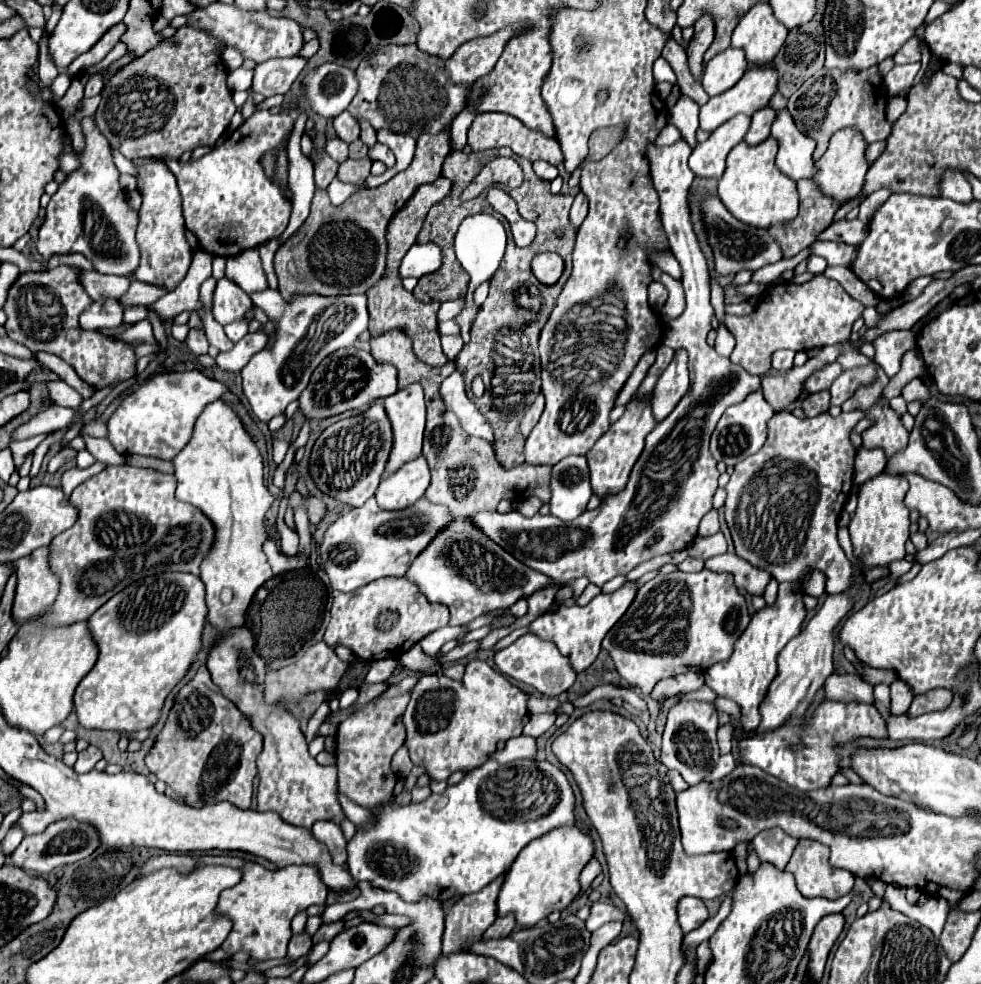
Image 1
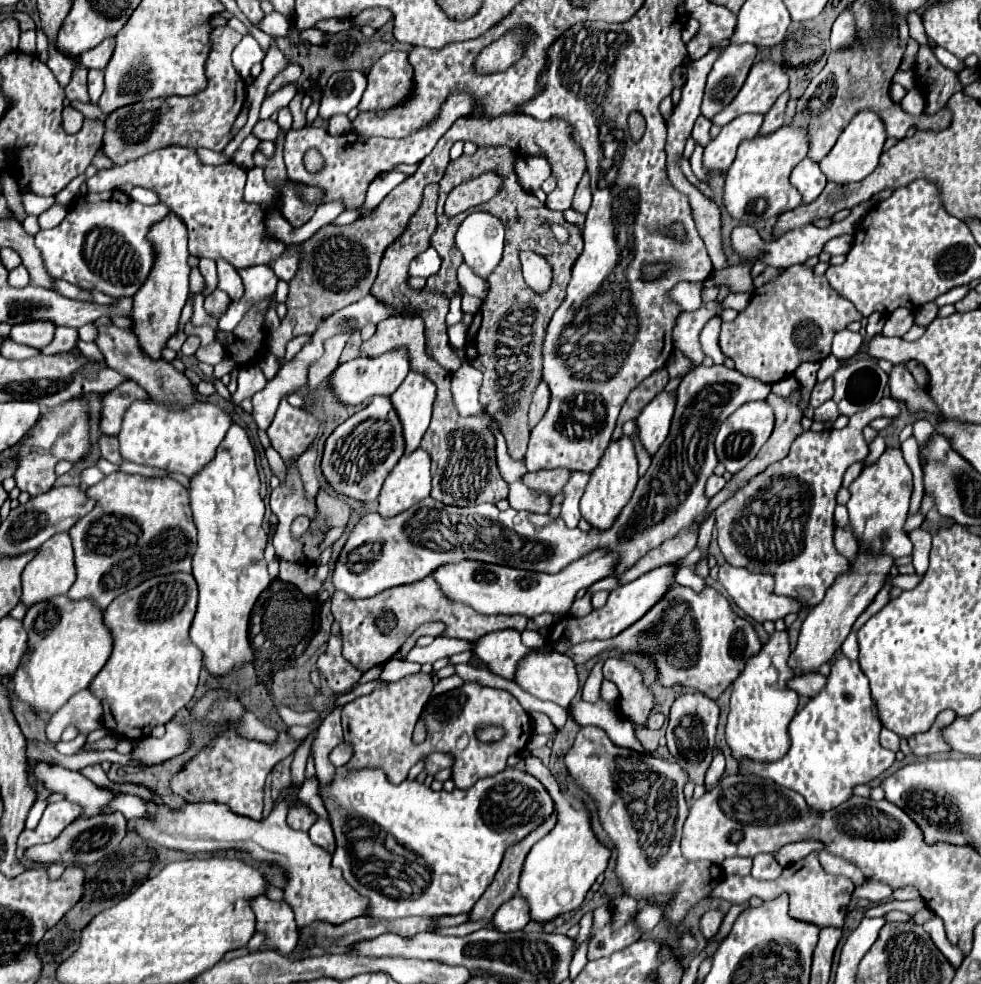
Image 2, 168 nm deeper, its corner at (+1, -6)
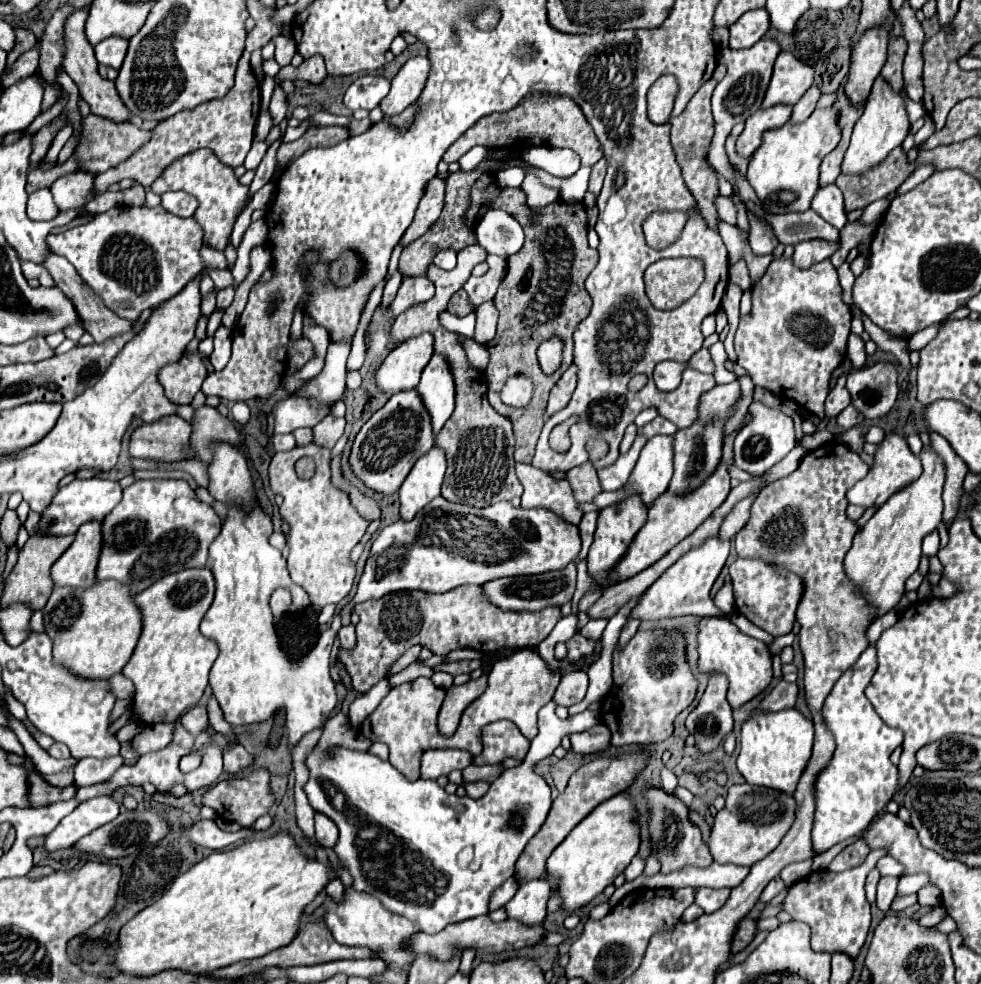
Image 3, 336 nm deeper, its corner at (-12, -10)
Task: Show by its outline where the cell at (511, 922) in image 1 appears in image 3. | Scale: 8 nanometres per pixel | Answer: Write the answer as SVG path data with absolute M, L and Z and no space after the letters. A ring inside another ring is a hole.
M528 880L520 884L516 896L506 904L508 918L528 926L538 926L546 918L546 902L550 898L550 884L546 880Z

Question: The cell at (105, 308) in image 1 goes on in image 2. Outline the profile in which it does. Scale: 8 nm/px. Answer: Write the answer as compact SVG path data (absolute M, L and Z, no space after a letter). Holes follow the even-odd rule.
M57 328L55 332L55 340L41 348L43 354L57 354L57 352L67 352L67 350L73 350L79 342L79 332L75 328Z

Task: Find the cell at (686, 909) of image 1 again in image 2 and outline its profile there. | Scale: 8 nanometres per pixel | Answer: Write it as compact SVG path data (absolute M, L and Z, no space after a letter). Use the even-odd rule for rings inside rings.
M717 910L705 912L705 914L701 916L701 920L699 920L699 930L701 930L701 934L703 934L707 940L709 940L711 936L715 936L715 932L719 930L721 920L723 920L723 914L721 914L721 912L717 912Z

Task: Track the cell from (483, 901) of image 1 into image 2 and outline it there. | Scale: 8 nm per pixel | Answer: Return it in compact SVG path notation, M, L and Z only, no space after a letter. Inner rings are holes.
M551 816L551 820L547 820L547 824L543 824L543 828L537 828L535 832L531 832L531 836L527 836L527 840L521 840L519 844L515 844L515 848L507 850L507 856L503 858L503 864L501 864L495 880L491 882L487 892L479 898L479 904L475 904L475 908L469 912L469 922L491 920L493 914L497 912L499 904L507 902L509 898L513 898L517 894L517 882L519 882L521 868L523 868L523 860L529 854L531 846L535 842L539 842L555 826L555 818L557 816Z

